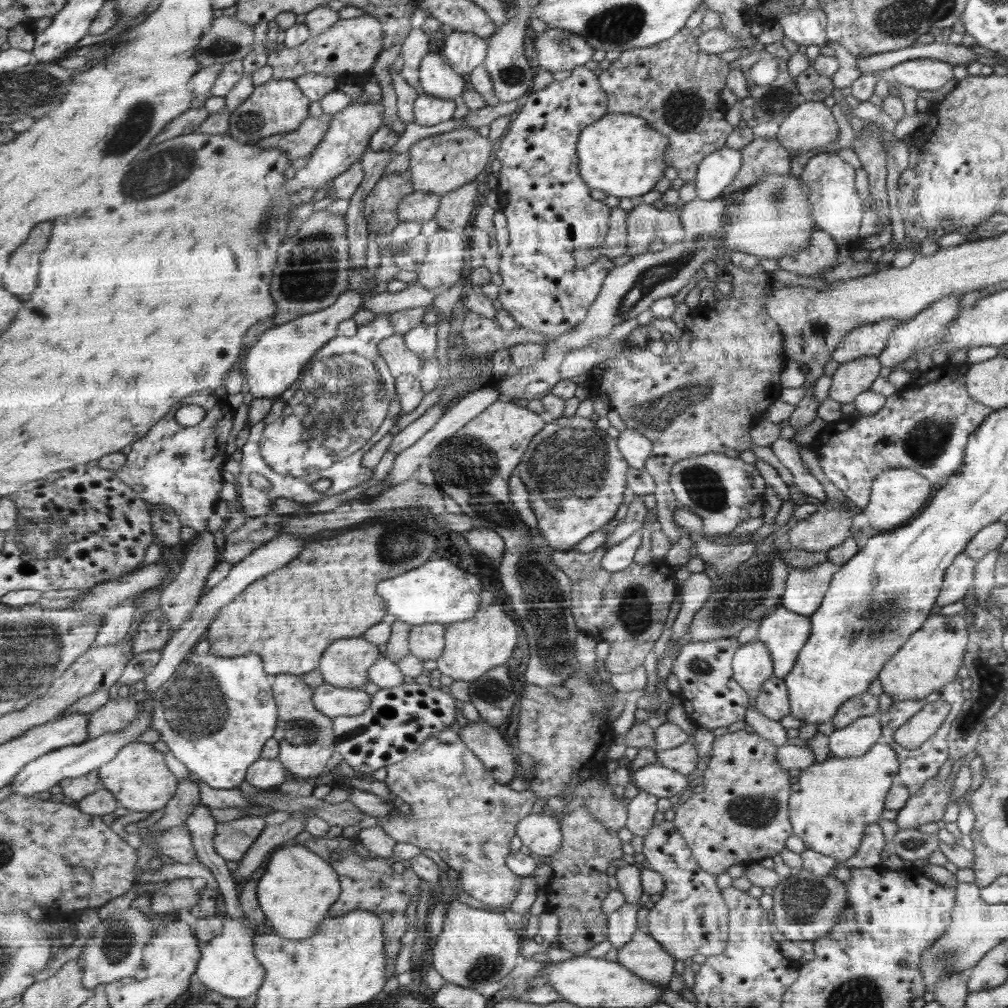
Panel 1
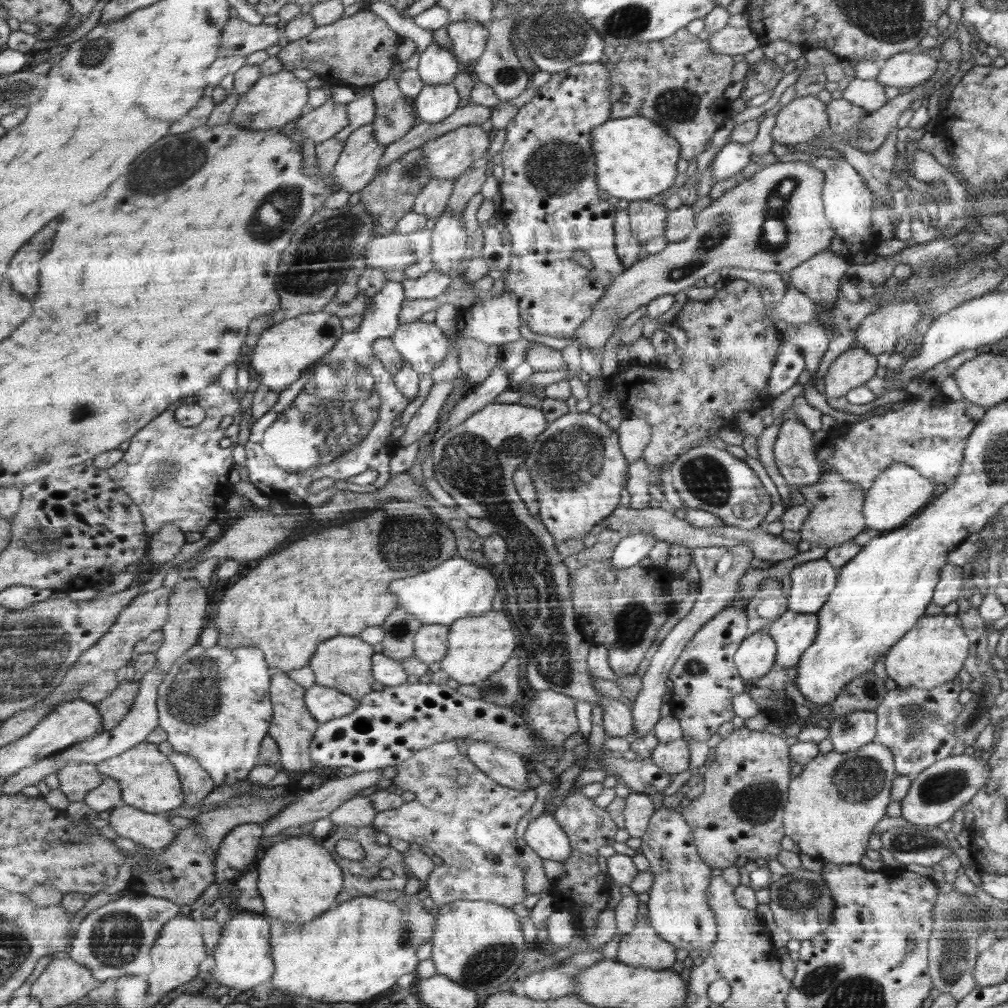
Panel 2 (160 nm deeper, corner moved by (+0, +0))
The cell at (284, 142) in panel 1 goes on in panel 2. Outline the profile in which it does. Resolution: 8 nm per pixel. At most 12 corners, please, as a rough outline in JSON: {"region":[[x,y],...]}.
{"region":[[332,86],[321,106],[308,110],[290,136],[324,142],[348,126],[347,105],[334,102]]}

